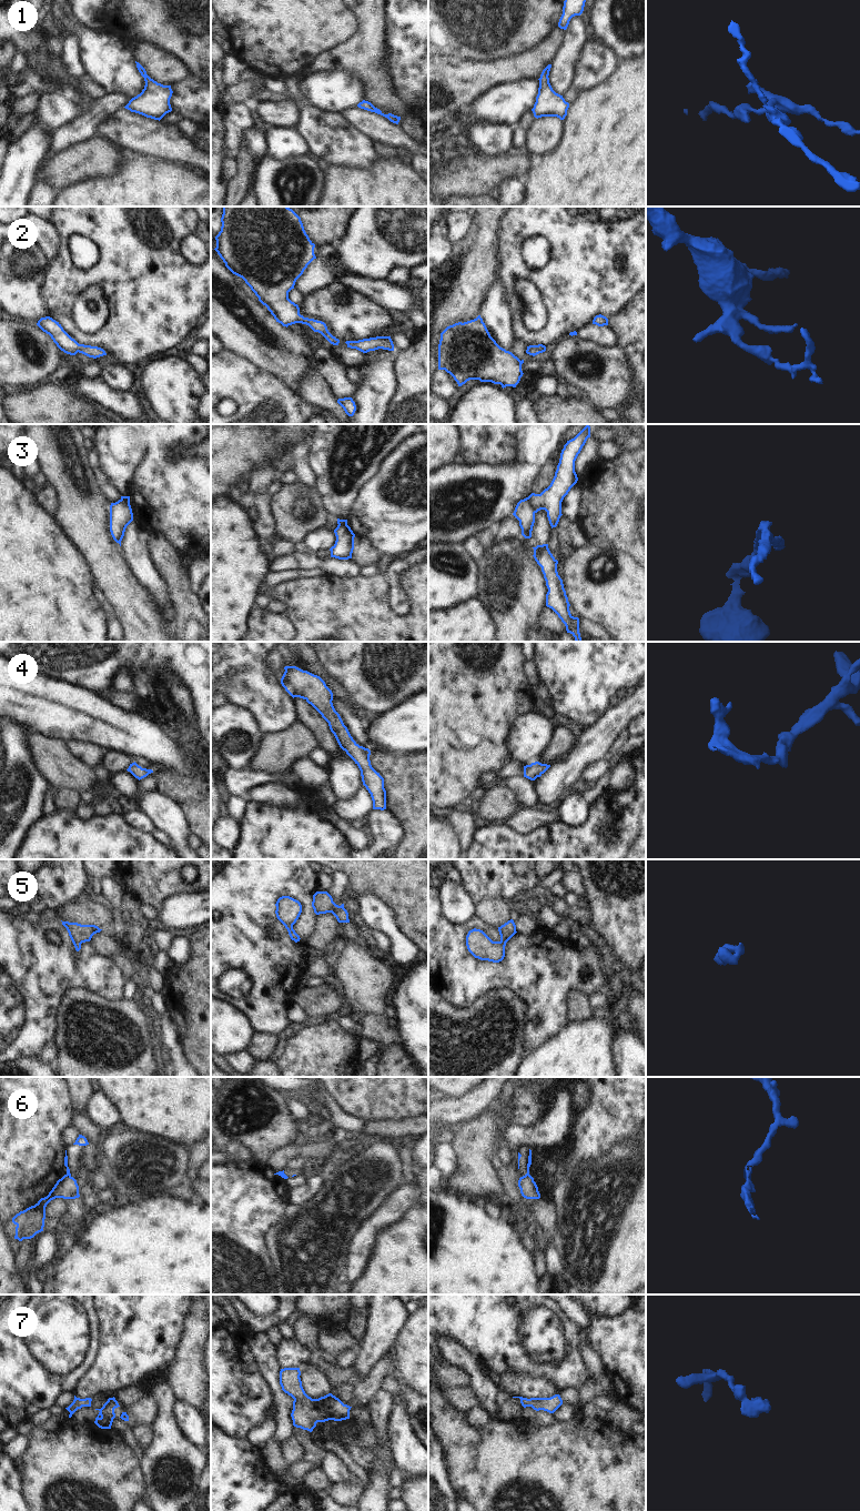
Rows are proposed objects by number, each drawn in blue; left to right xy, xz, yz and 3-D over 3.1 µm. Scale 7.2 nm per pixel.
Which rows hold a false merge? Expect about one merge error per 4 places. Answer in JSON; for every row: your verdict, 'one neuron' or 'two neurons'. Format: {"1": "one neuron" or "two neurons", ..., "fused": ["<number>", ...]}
{"1": "one neuron", "2": "one neuron", "3": "two neurons", "4": "one neuron", "5": "one neuron", "6": "two neurons", "7": "one neuron", "fused": ["3", "6"]}

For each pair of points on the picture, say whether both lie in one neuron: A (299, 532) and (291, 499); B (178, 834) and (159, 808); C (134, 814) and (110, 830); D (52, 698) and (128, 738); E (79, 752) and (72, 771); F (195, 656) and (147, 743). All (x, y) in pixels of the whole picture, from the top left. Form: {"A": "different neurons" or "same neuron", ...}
{"A": "same neuron", "B": "same neuron", "C": "different neurons", "D": "same neuron", "E": "different neurons", "F": "different neurons"}

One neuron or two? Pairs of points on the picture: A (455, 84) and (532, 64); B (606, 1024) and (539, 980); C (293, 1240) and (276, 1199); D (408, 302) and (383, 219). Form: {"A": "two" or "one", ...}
{"A": "one", "B": "two", "C": "two", "D": "two"}

